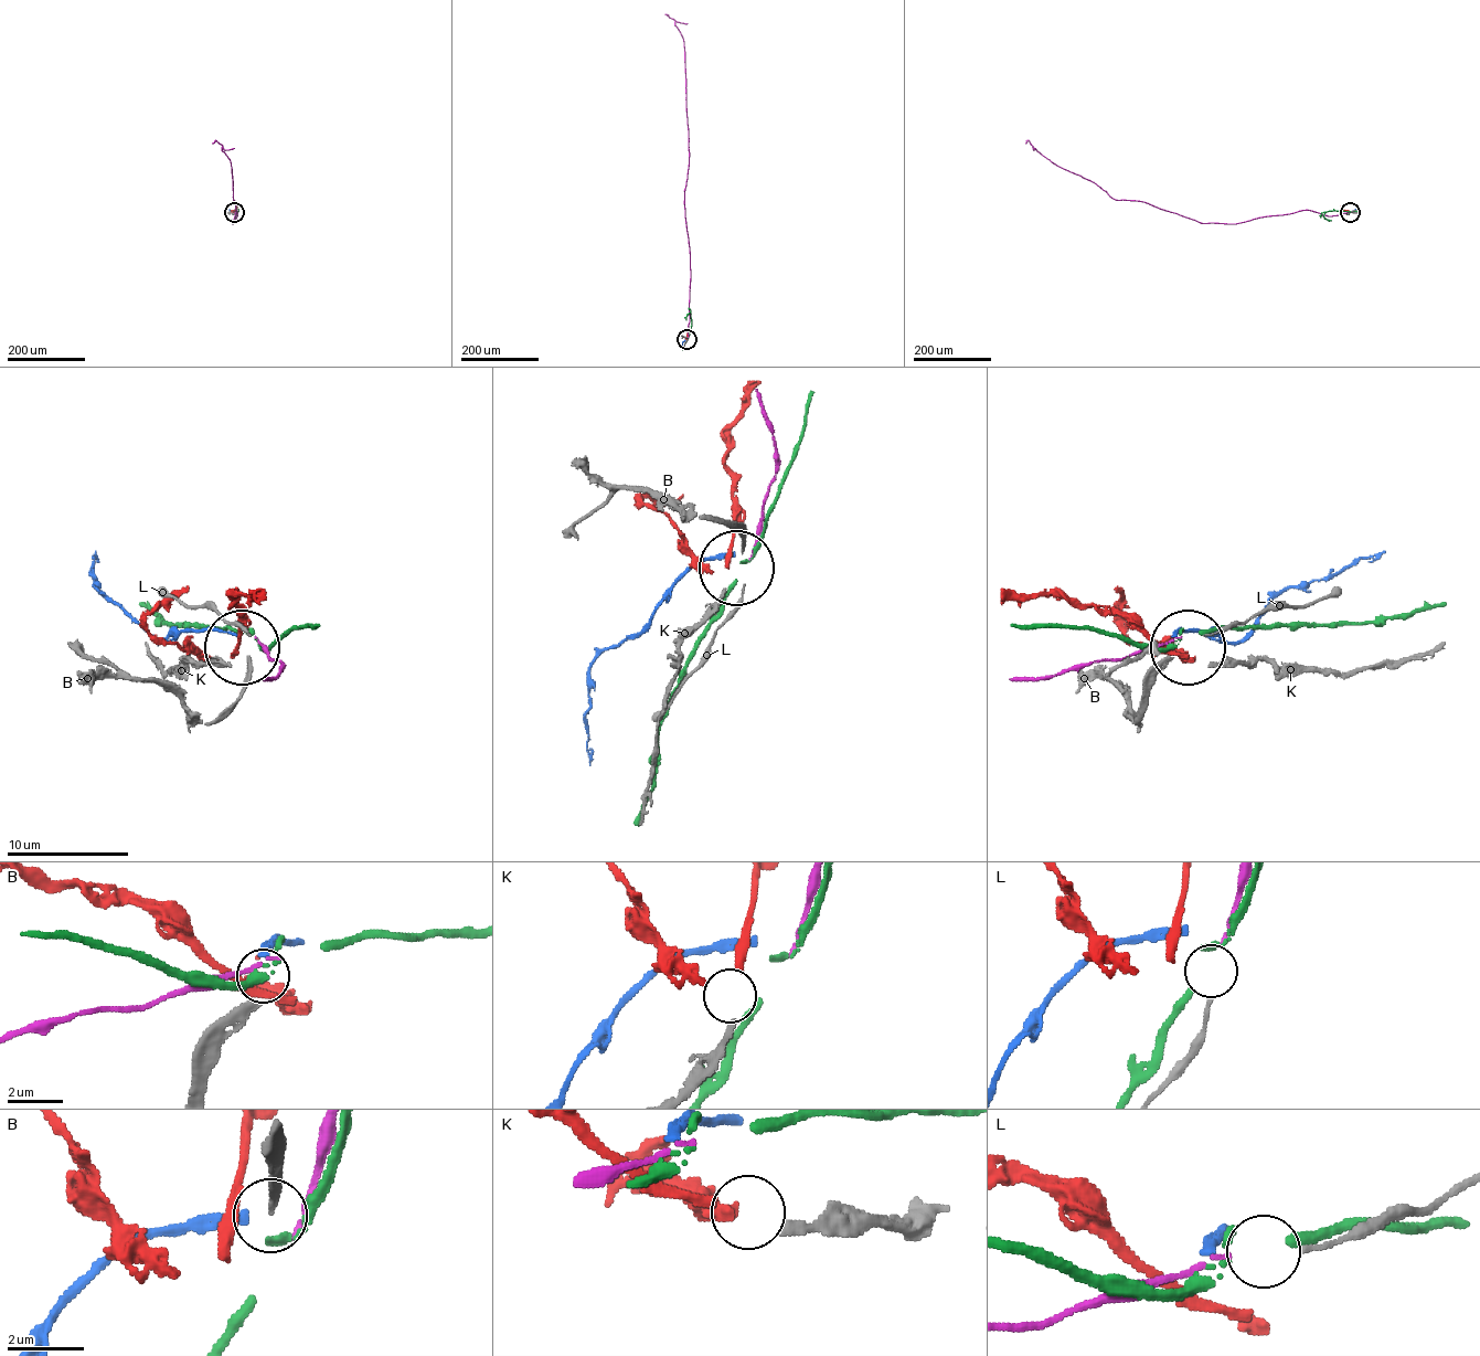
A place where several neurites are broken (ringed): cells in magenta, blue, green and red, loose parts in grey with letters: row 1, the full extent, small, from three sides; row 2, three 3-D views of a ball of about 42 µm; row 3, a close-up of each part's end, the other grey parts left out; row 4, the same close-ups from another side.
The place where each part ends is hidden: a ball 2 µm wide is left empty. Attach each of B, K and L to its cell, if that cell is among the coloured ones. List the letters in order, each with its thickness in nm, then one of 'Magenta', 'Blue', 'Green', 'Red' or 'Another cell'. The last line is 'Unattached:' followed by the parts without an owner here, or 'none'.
B: Thickness 280 nm. Another cell
K: Thickness 240 nm. Red
L: Thickness 120 nm. Magenta
Unattached: B

